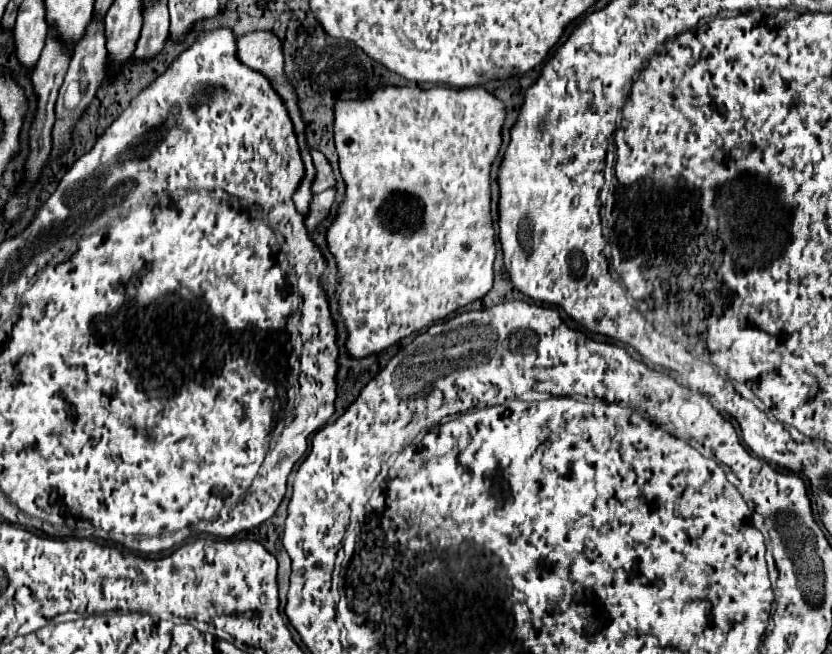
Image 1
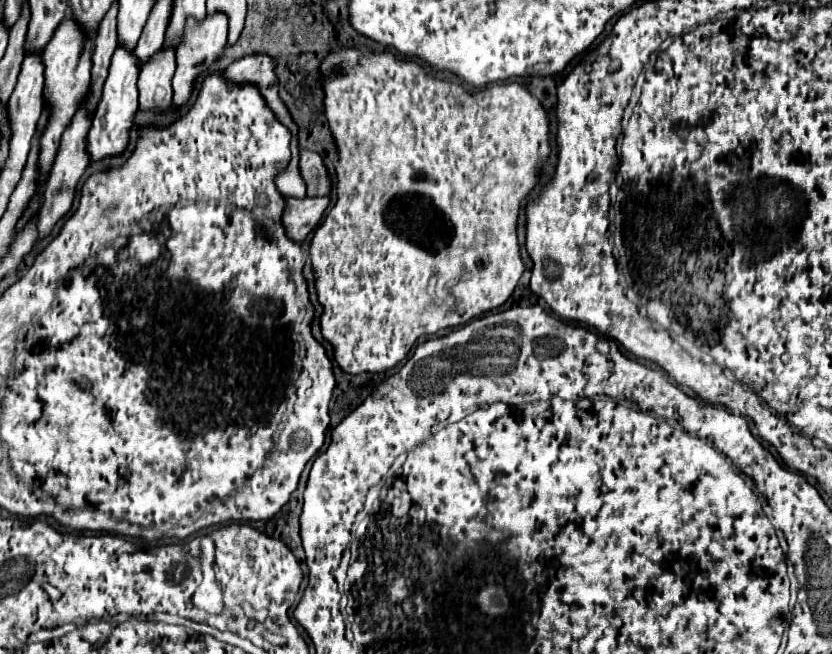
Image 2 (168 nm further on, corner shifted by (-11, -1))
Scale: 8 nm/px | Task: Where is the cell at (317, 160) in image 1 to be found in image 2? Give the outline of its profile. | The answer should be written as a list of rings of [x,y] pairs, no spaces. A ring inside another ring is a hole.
[[[300,151],[300,175],[306,181],[308,197],[324,197],[330,195],[330,177],[324,169],[322,157],[314,151]]]

